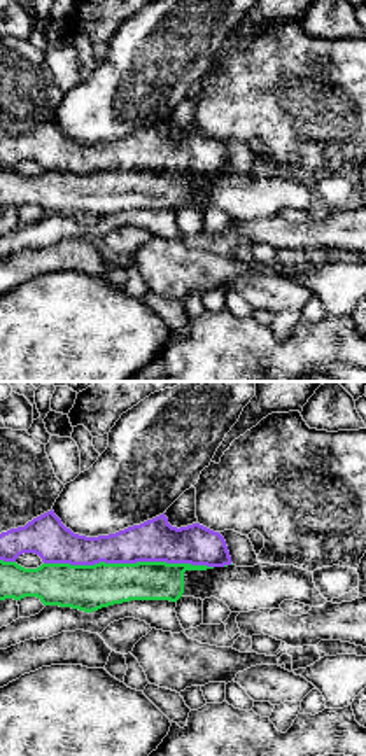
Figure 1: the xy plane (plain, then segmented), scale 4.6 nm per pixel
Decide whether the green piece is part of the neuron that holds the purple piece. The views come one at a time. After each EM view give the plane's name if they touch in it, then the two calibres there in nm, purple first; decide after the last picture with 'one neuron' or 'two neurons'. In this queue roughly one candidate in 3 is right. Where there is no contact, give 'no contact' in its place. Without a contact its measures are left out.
contact in xy; calibres 190 and 220 nm

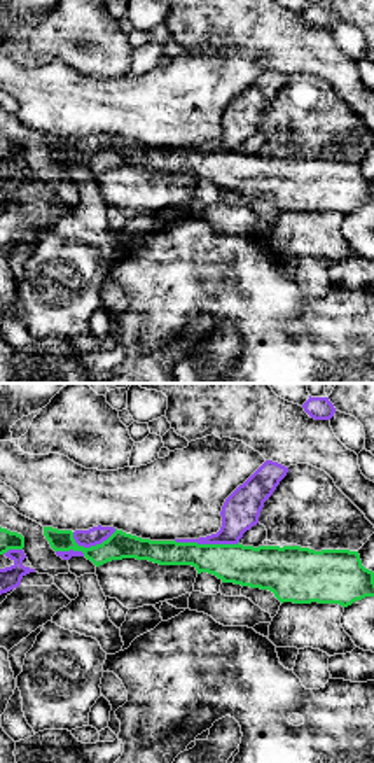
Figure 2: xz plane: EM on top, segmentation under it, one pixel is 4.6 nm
contact in xz; calibres 170 and 190 nm

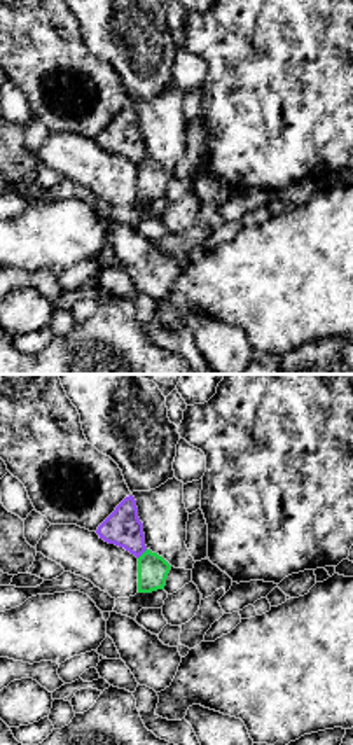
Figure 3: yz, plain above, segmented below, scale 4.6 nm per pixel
contact in yz; calibres 170 and 140 nm

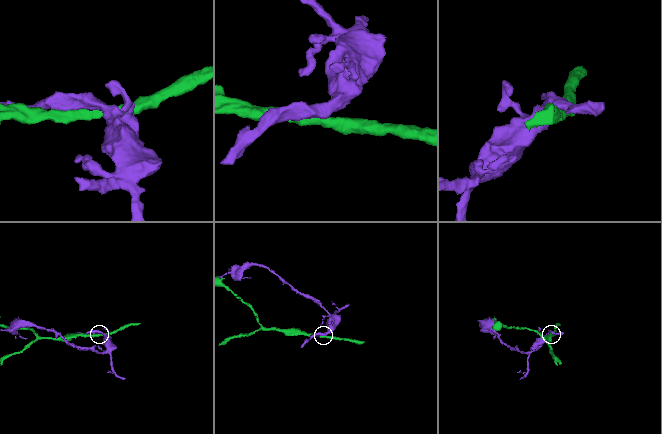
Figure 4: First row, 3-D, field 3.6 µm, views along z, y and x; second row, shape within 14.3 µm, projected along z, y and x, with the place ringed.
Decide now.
two neurons

